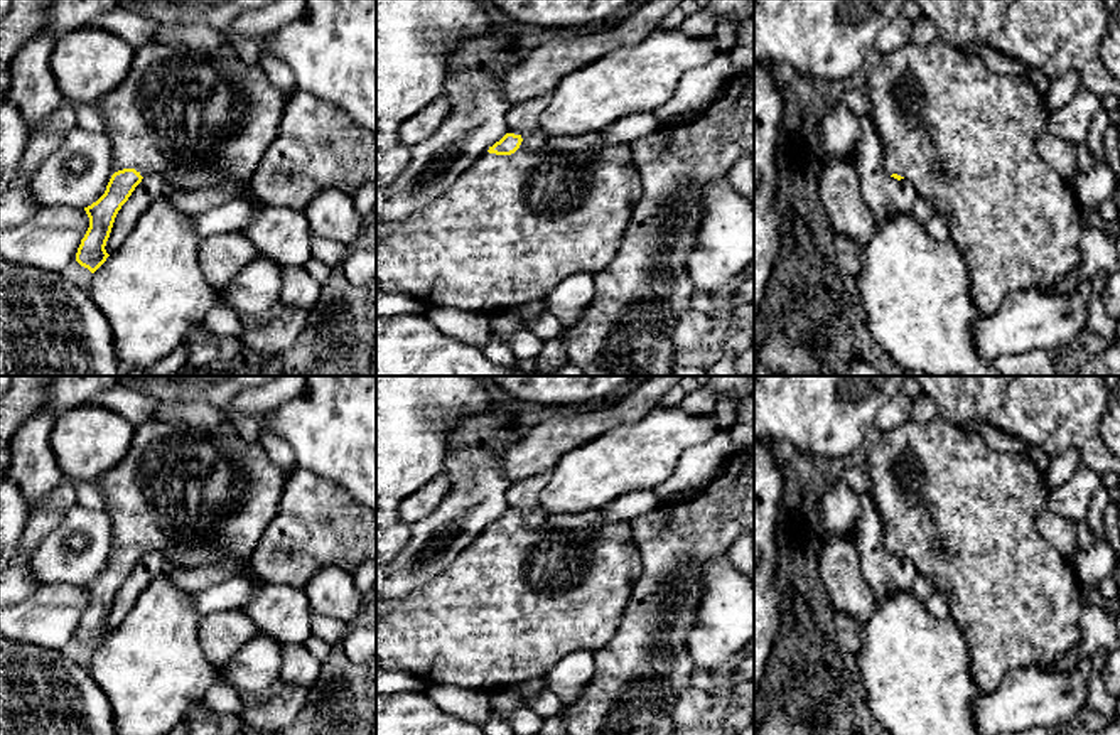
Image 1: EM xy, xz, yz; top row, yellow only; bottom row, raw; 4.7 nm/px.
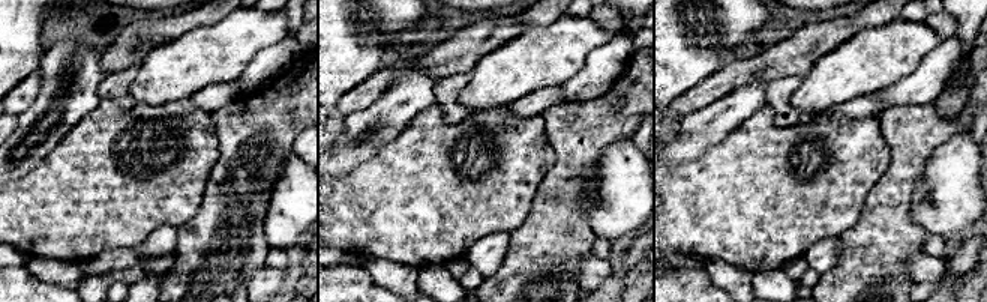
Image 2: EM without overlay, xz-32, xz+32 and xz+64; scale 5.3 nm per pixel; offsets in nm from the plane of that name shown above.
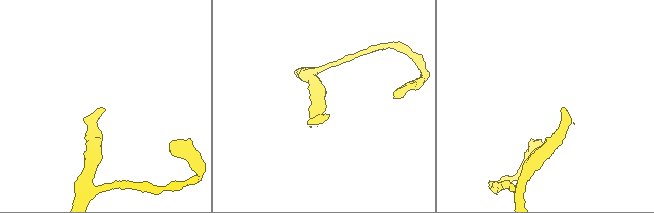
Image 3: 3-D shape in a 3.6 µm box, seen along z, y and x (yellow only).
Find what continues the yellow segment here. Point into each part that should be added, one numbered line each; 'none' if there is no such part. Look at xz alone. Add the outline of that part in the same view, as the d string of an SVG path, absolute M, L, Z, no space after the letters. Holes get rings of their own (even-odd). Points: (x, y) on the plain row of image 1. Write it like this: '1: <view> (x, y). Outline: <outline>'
1: xz (511, 606). Outline: M600 509L584 512L545 514L538 528L528 528L525 519L511 533L482 531L459 556L445 568L444 573L432 578L420 590L403 598L381 598L376 592L376 669L405 671L425 683L459 686L487 695L501 693L504 688L545 676L565 656L575 651L595 652L602 649L616 634L626 604L636 582L643 573L643 560L636 548L629 521L607 521Z

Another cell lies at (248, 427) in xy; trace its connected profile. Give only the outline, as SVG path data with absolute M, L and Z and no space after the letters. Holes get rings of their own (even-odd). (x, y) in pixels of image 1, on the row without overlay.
M226 406L223 411L245 442L256 443L263 421L273 410L267 413L258 413L258 415L245 415L245 413L233 410L231 406Z

